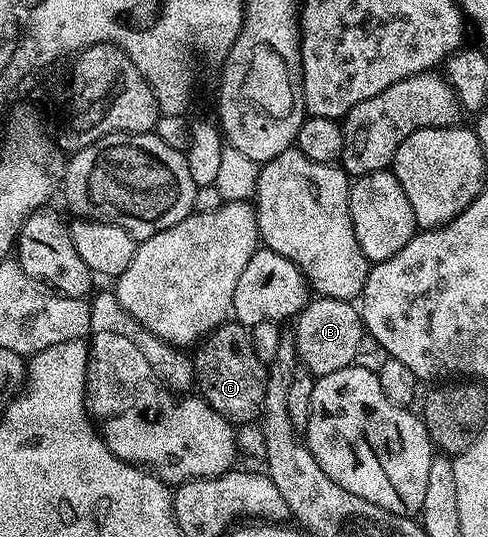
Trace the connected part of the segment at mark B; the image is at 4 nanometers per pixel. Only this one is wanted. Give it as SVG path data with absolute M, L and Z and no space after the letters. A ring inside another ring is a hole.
M315 297L298 313L293 326L292 337L294 346L298 349L299 363L307 366L314 373L315 379L328 376L328 372L340 372L340 368L354 365L356 347L360 344L364 327L359 307L353 301Z

